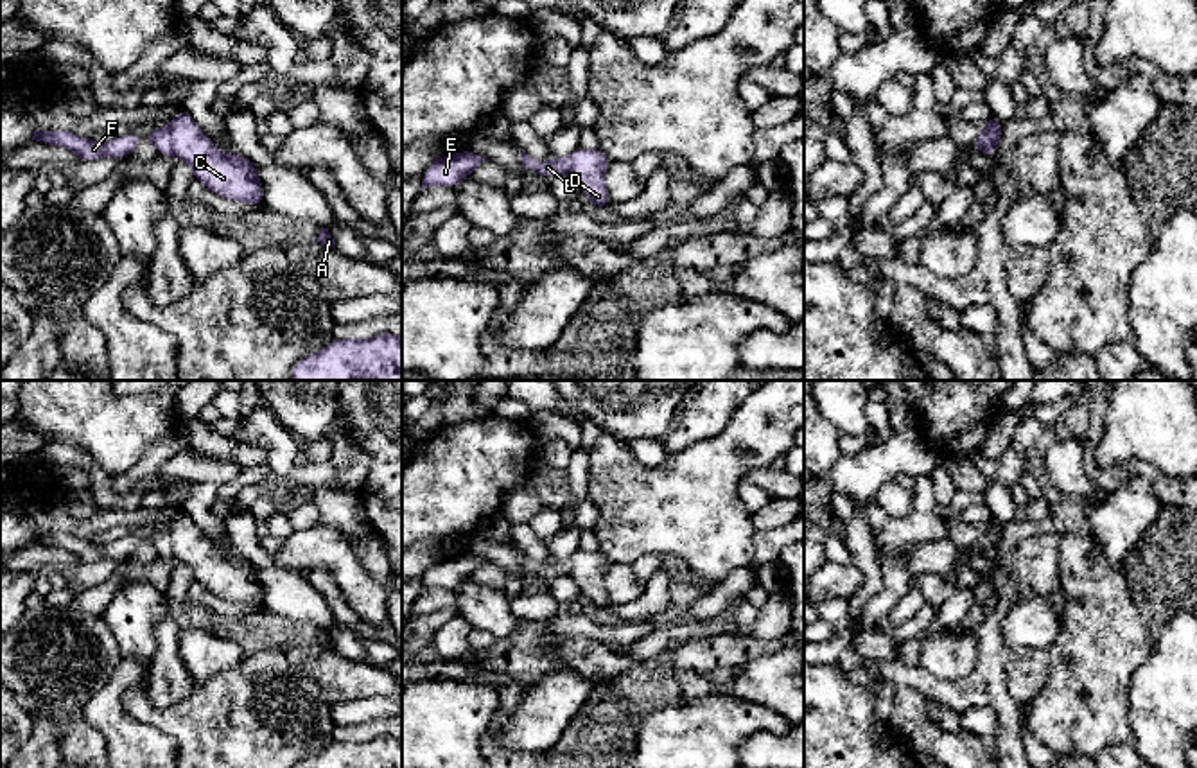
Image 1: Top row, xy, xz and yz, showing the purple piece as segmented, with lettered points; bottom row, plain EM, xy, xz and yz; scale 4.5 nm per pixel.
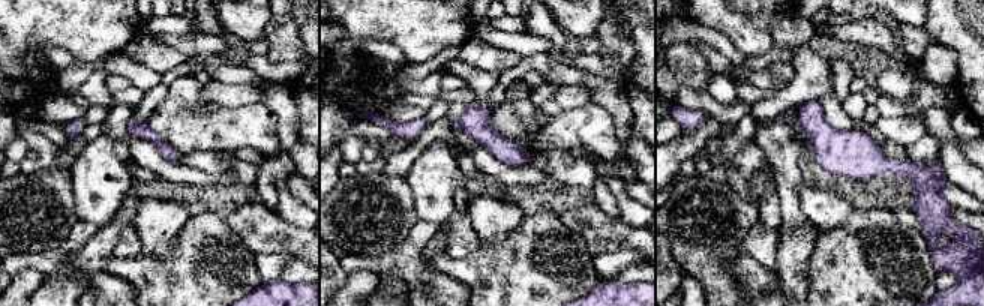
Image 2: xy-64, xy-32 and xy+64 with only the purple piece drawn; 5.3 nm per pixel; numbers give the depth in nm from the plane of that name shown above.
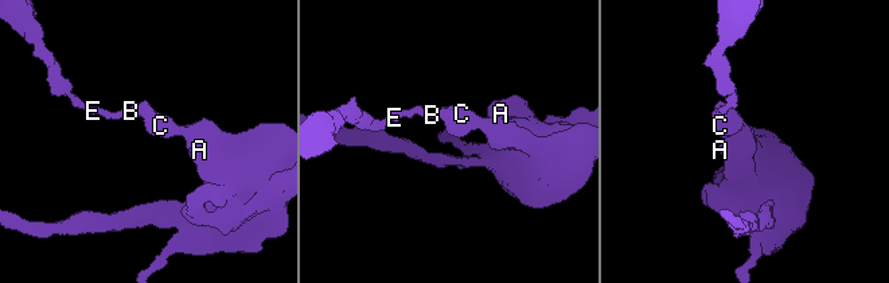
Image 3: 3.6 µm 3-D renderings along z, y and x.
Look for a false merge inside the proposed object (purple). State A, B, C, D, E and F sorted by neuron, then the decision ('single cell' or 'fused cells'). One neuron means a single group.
A C D / B E F; fused cells

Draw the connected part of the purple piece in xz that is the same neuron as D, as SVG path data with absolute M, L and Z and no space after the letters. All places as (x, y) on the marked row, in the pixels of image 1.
M576 149L571 174L580 183L585 197L601 210L612 203L605 187L605 170L612 161L601 149Z

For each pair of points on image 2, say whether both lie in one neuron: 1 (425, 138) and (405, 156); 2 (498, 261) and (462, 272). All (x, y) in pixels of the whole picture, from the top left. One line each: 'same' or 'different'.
1: same
2: same

